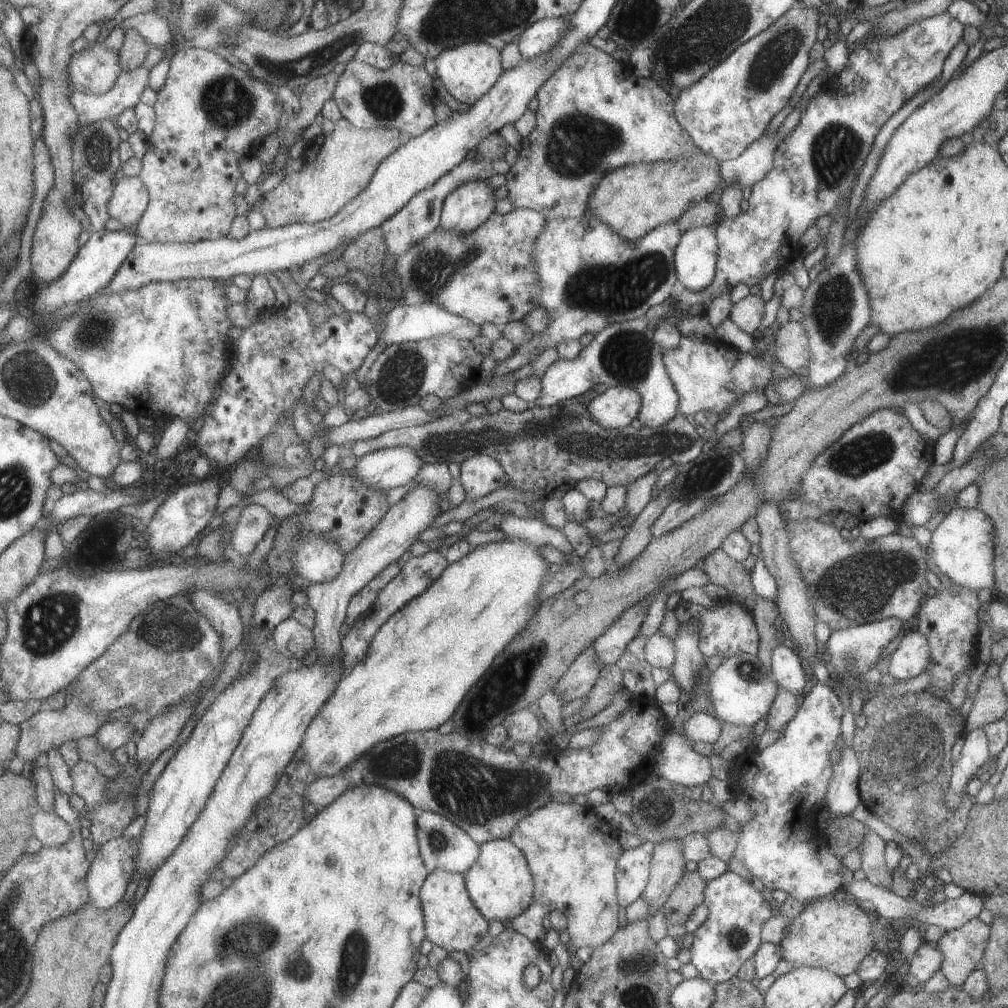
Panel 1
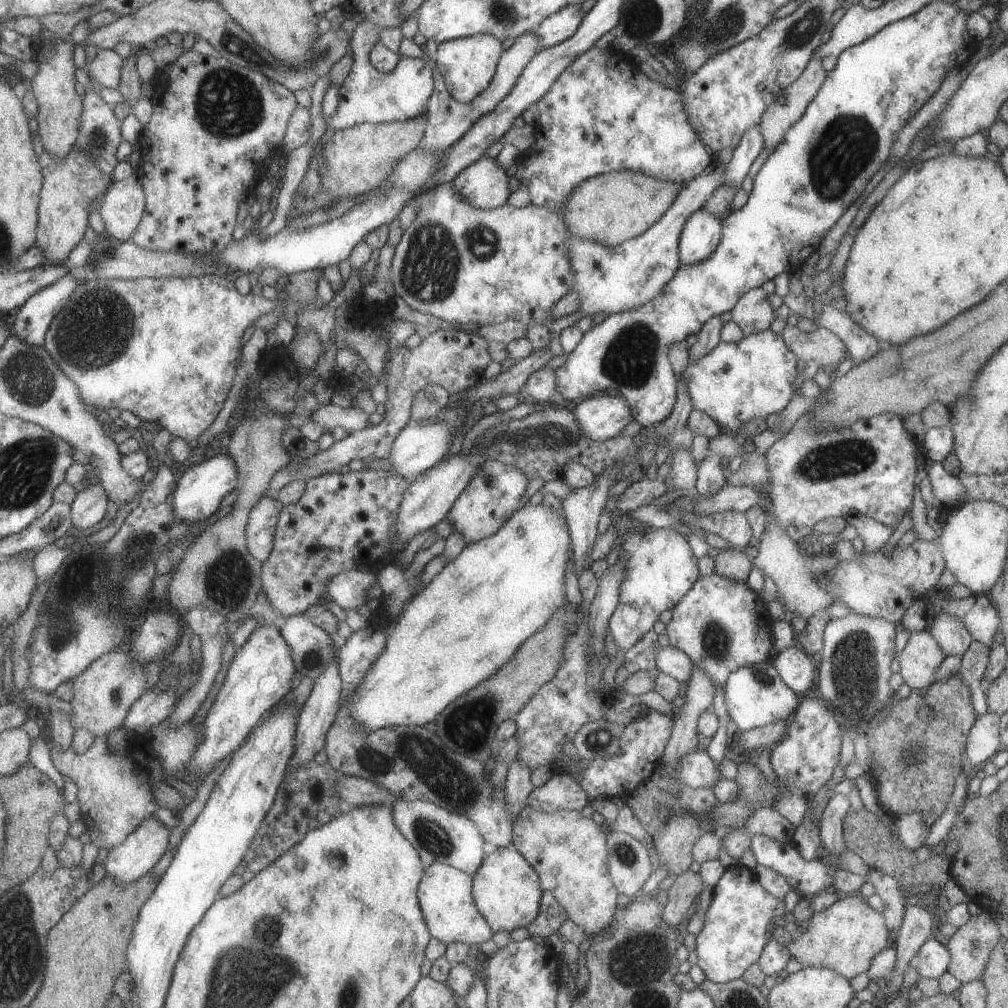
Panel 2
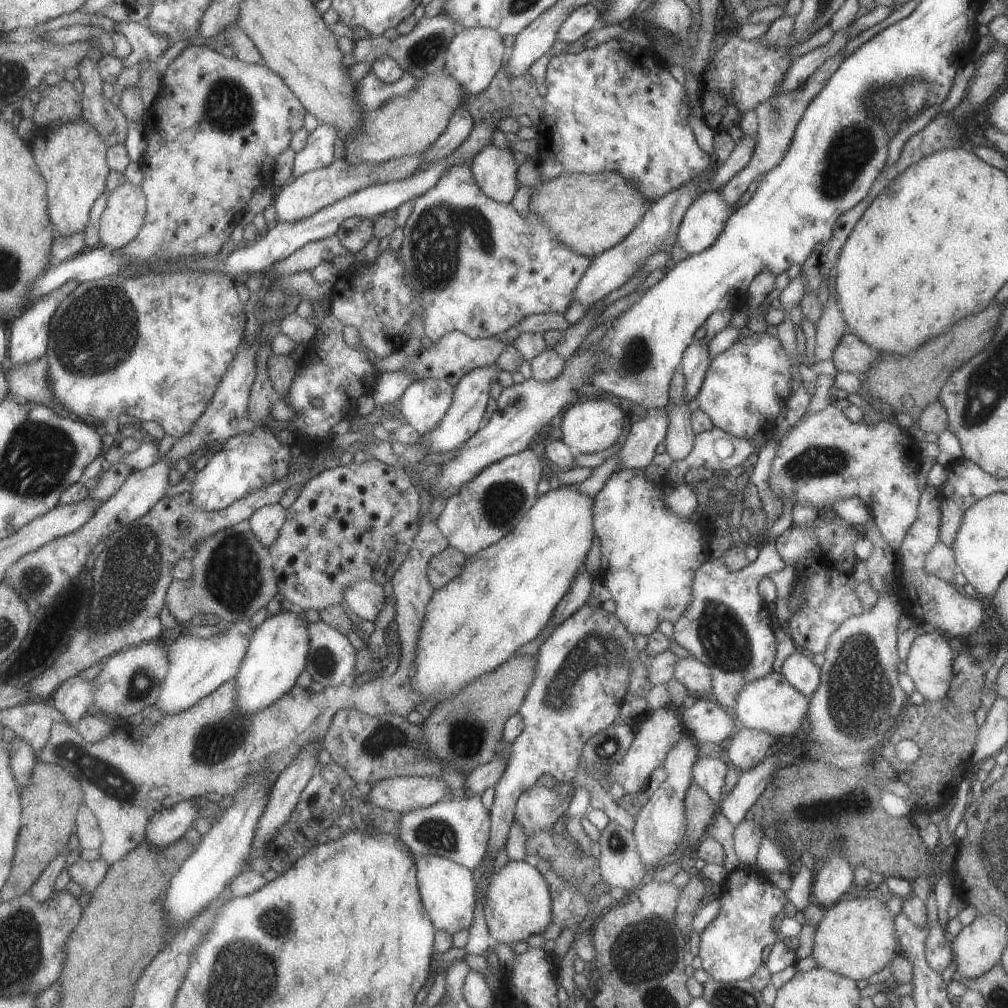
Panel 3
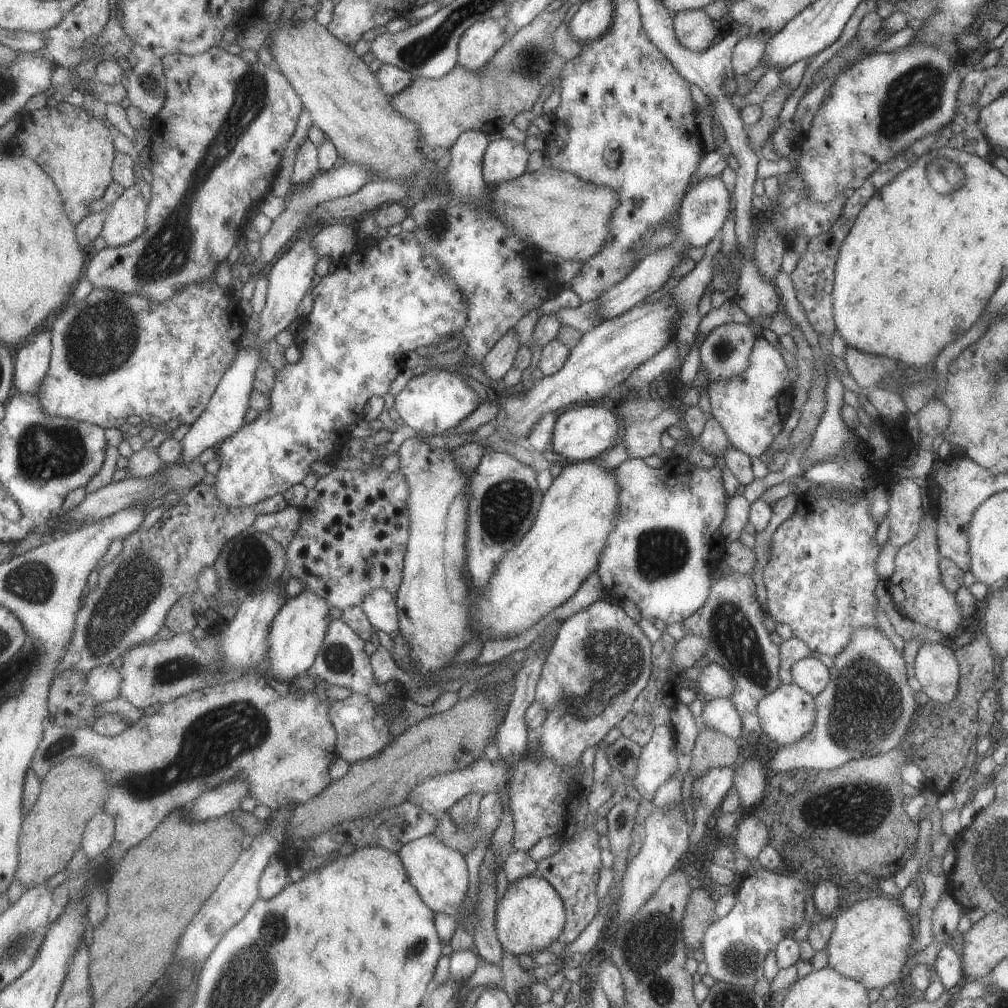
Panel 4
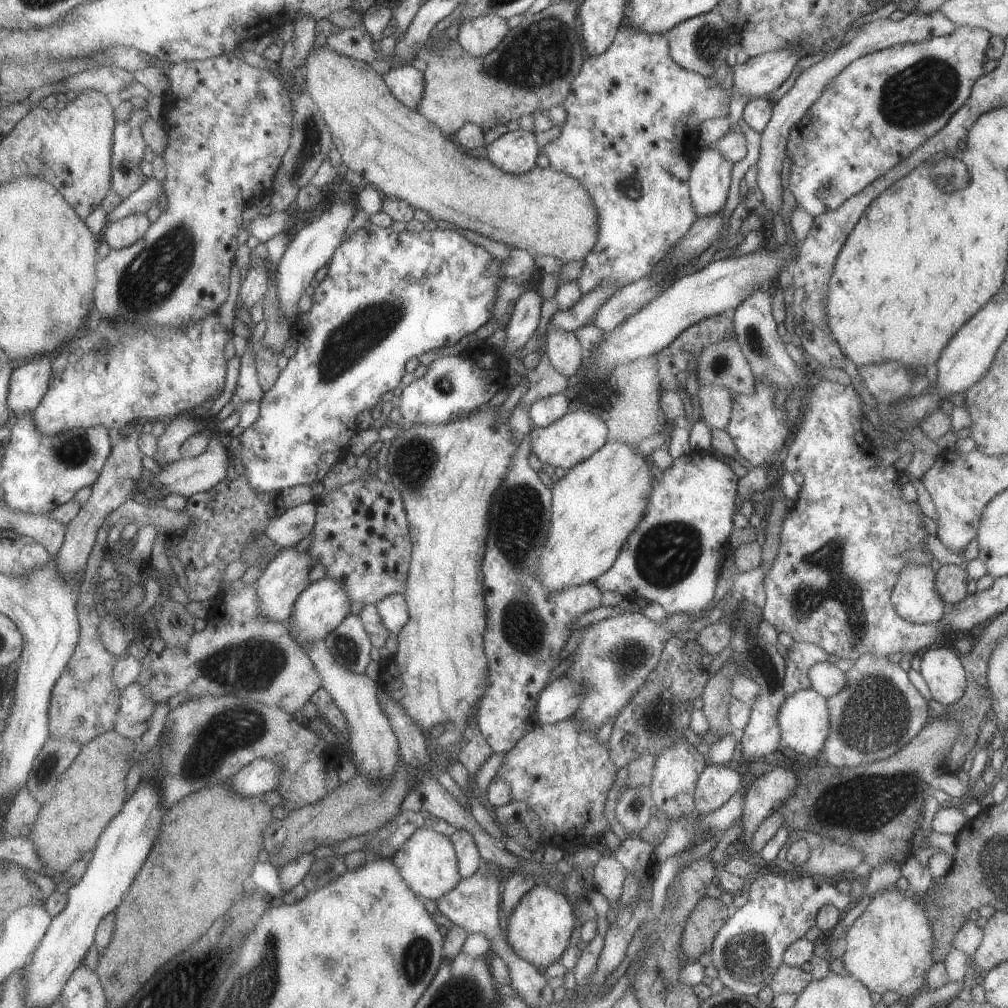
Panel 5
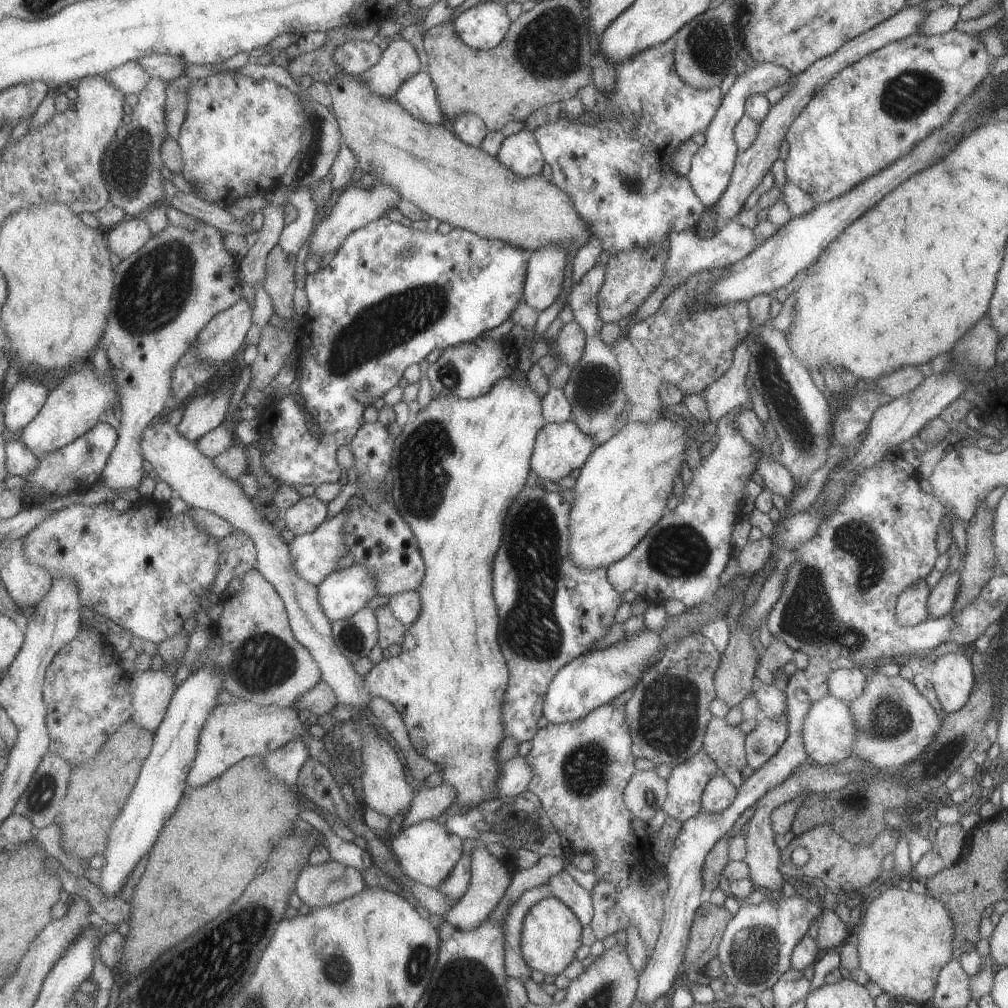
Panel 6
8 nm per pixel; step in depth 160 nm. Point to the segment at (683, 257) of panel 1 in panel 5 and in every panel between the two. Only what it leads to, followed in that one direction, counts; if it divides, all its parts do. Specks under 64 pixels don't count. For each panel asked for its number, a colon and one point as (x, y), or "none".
2: (701, 231)
3: (702, 221)
4: (704, 207)
5: (710, 174)

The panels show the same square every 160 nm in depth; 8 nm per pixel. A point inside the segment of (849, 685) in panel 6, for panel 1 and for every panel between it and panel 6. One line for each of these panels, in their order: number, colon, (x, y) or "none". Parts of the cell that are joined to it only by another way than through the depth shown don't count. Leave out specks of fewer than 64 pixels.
1: (785, 666)
2: (795, 667)
3: (798, 670)
4: (810, 674)
5: (826, 679)

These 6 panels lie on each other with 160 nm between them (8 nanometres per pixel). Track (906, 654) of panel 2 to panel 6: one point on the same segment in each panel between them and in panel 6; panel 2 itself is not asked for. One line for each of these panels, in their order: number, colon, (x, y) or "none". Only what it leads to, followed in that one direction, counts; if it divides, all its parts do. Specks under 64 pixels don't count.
3: (929, 661)
4: (935, 667)
5: (941, 668)
6: (951, 675)

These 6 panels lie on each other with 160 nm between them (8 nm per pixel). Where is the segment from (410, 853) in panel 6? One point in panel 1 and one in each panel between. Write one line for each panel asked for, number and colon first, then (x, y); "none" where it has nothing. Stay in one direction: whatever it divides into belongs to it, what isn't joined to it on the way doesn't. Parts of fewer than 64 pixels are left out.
1: (451, 922)
2: (444, 893)
3: (447, 891)
4: (438, 873)
5: (426, 861)

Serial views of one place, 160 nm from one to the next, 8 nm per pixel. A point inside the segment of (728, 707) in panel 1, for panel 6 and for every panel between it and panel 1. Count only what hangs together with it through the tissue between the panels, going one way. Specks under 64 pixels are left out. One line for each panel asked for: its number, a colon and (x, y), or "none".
2: (754, 696)
3: (770, 704)
4: (787, 714)
5: (803, 719)
6: (829, 731)

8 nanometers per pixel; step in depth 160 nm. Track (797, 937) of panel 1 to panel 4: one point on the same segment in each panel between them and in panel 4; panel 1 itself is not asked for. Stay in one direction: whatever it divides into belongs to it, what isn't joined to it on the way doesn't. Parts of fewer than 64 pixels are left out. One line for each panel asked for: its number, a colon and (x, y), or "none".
2: (844, 937)
3: (855, 938)
4: (869, 942)

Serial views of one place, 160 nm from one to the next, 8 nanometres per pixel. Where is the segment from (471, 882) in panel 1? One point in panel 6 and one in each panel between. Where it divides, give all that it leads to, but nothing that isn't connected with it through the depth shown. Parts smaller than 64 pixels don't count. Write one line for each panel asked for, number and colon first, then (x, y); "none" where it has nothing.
2: (505, 889)
3: (517, 904)
4: (530, 915)
5: (538, 931)
6: (550, 935)

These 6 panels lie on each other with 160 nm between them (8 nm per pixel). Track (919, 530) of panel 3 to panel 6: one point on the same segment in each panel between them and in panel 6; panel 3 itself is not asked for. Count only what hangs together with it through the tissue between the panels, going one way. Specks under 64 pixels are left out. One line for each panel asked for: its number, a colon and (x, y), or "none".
4: (915, 586)
5: (914, 599)
6: (910, 608)

